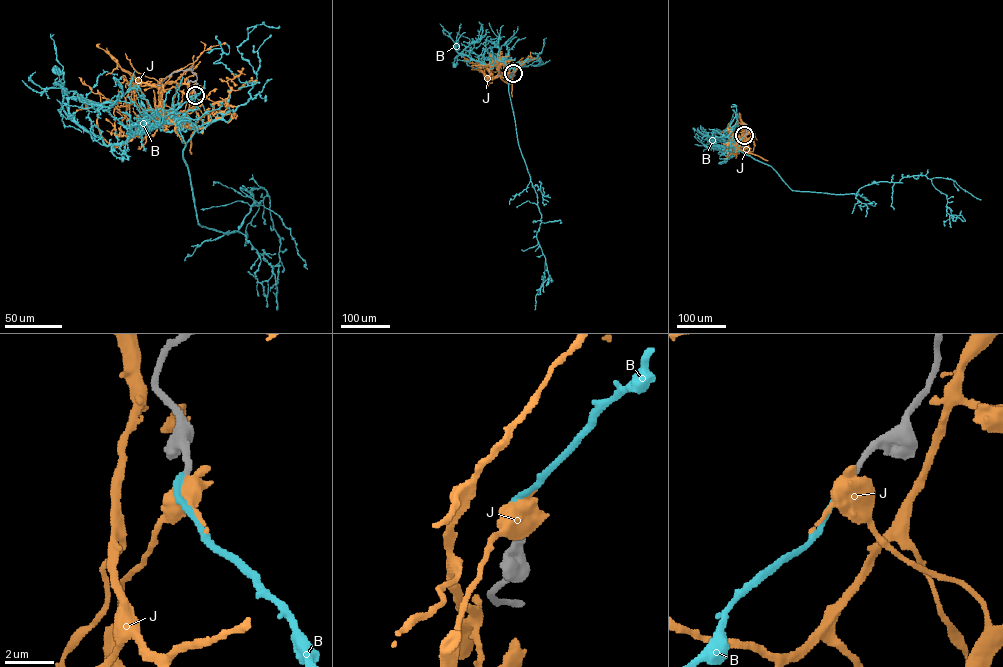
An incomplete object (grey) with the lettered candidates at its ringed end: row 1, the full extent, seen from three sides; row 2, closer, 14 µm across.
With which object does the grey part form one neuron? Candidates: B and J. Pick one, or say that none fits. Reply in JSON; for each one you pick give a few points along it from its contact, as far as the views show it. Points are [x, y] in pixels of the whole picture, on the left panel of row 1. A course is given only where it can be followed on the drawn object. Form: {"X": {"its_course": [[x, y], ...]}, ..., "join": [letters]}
{"B": {"its_course": [[195, 94], [214, 120], [199, 132], [153, 128], [106, 145], [73, 119], [63, 102], [63, 73], [55, 72]]}, "join": ["B"]}

